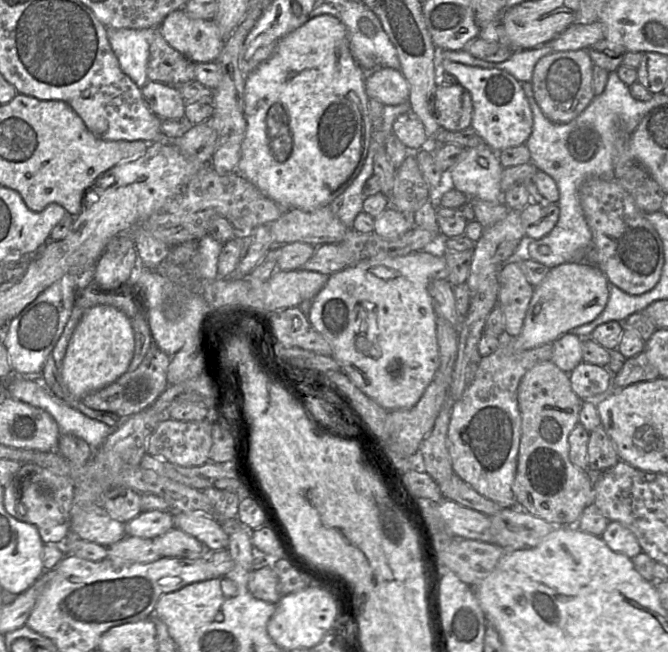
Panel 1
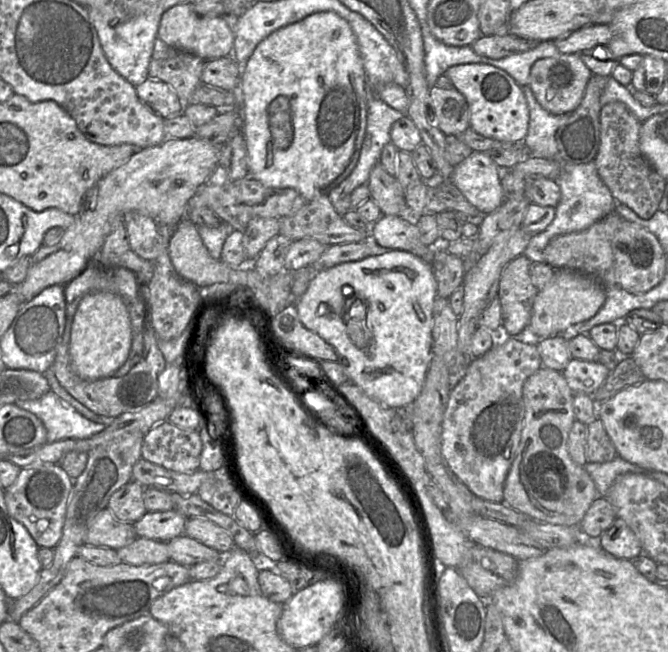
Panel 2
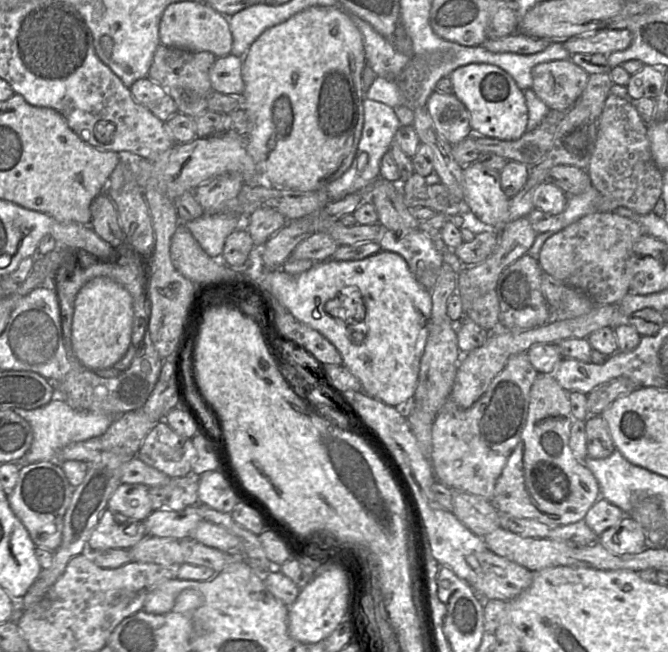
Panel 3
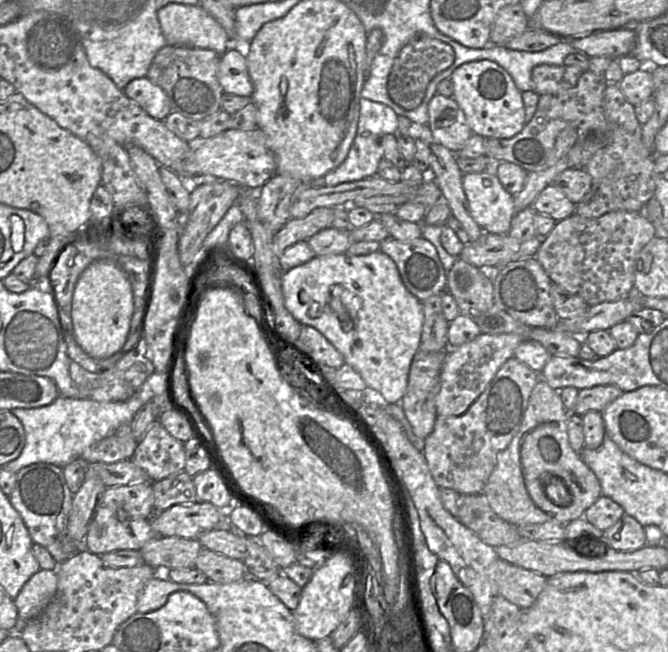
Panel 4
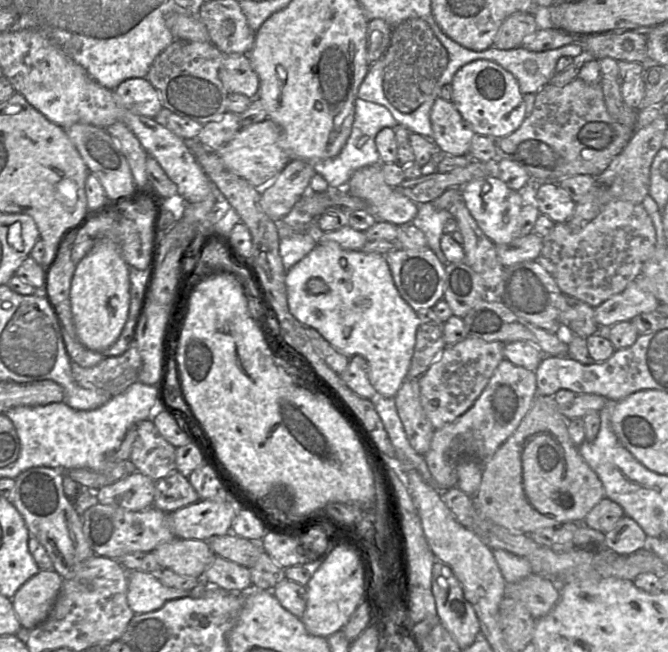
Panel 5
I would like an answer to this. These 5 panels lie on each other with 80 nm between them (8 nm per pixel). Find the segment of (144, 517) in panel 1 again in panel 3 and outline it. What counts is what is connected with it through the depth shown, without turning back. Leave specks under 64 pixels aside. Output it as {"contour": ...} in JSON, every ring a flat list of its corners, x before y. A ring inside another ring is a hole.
{"contour":[[194,505,182,510,153,510,143,524,148,536,182,540,191,537,201,520,197,506]]}

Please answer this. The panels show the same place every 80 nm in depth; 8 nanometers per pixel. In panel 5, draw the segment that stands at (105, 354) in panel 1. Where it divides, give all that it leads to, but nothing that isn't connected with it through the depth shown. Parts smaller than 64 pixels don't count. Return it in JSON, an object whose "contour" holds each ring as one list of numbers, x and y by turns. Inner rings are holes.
{"contour":[[99,241,77,264,70,301,77,336,88,349,103,352,119,338,130,309,129,268,116,244]]}

